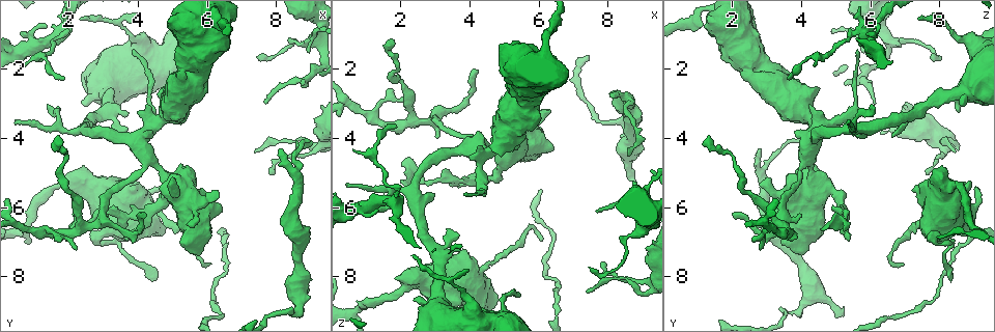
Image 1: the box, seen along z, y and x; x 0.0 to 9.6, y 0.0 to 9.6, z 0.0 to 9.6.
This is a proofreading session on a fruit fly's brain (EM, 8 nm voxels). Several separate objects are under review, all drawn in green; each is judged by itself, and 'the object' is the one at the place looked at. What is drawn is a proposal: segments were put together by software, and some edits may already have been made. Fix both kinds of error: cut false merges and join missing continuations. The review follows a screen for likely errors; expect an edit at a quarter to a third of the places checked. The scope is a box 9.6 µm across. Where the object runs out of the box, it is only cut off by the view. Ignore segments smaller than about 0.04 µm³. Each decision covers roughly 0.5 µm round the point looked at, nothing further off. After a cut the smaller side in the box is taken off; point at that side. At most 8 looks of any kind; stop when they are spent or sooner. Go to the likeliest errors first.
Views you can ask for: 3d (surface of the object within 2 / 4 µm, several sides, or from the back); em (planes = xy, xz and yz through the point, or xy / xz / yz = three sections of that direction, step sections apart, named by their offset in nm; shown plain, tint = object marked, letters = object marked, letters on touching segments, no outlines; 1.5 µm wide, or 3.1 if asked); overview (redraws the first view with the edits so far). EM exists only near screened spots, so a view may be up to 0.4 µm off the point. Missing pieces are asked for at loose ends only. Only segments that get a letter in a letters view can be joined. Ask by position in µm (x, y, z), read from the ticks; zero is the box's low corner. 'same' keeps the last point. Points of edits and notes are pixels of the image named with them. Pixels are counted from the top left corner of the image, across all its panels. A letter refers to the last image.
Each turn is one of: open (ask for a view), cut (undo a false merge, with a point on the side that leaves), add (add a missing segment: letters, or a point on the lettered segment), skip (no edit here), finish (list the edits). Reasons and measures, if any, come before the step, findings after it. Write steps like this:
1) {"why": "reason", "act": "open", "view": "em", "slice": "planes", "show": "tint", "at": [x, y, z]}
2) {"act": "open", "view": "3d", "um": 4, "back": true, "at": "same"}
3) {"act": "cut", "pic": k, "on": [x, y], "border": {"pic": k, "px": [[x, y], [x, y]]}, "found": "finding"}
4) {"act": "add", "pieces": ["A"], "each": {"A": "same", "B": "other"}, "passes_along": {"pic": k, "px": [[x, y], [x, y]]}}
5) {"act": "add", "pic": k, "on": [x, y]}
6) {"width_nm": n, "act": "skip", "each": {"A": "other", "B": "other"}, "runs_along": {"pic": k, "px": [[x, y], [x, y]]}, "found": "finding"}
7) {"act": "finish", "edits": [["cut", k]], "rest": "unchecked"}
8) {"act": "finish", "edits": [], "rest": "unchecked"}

{"why": "an open end", "act": "open", "view": "3d", "um": 4, "at": [6.25, 5.55, 3.25]}

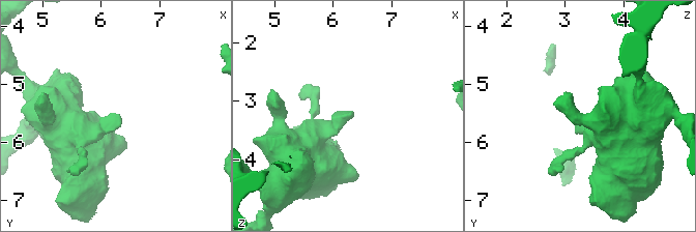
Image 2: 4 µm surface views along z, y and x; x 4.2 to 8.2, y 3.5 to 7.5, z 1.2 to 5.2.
{"act": "open", "view": "em", "slice": "planes", "show": "letters", "at": [6.30, 5.55, 3.20]}

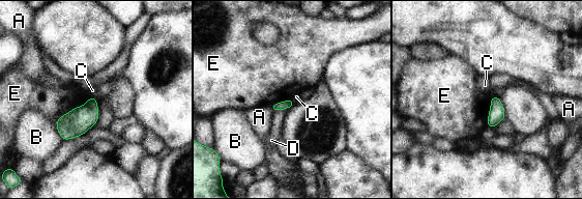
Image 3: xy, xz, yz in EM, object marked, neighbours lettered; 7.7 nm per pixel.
{"longest_contact_nm": ["E", 360], "act": "skip", "each": {"A": "other", "B": "other", "C": "other", "D": "other", "E": "other"}, "found": "no lettered segment goes on from it"}

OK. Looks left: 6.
{"why": "sudden change in width", "act": "open", "view": "em", "slice": "planes", "show": "tint", "at": [4.10, 1.15, 8.85]}

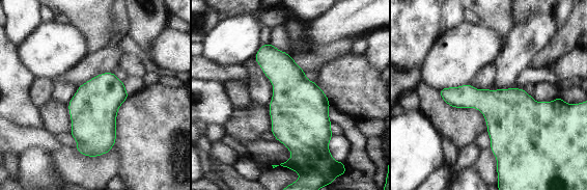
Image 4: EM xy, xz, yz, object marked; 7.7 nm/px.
{"why": "what lies round it", "act": "open", "view": "em", "slice": "planes", "show": "letters", "at": "same"}

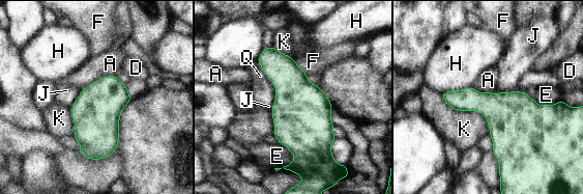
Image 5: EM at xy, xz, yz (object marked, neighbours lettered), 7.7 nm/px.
{"longest_contact_nm": ["K", 480], "act": "skip", "each": {"A": "other", "D": "other", "E": "other", "F": "other", "H": "other", "J": "other", "K": "other", "Q": "other"}, "border": {"pic": 5, "px": [[116, 75], [100, 77], [81, 89]]}, "found": "all the same neuron"}

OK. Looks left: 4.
{"why": "stops while still wide", "act": "open", "view": "em", "slice": "planes", "show": "tint", "at": [2.40, 3.00, 8.65]}

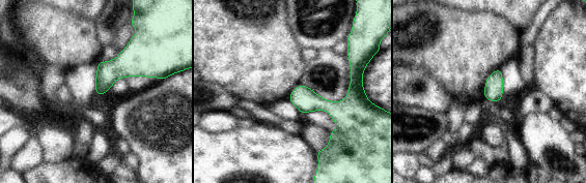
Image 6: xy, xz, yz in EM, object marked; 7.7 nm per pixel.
{"act": "open", "view": "em", "slice": "planes", "show": "letters", "at": "same"}

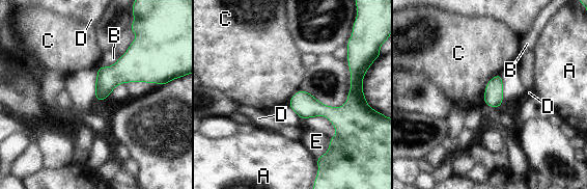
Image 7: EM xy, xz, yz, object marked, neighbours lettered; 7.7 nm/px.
{"longest_contact_nm": ["C", 280], "act": "skip", "each": {"A": "other", "B": "other", "C": "other", "D": "other", "E": "other"}, "border": {"pic": 7, "px": [[499, 73], [486, 84], [483, 104]]}, "found": "none of them fits"}

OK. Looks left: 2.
{"act": "finish", "edits": [], "rest": "unchecked"}

